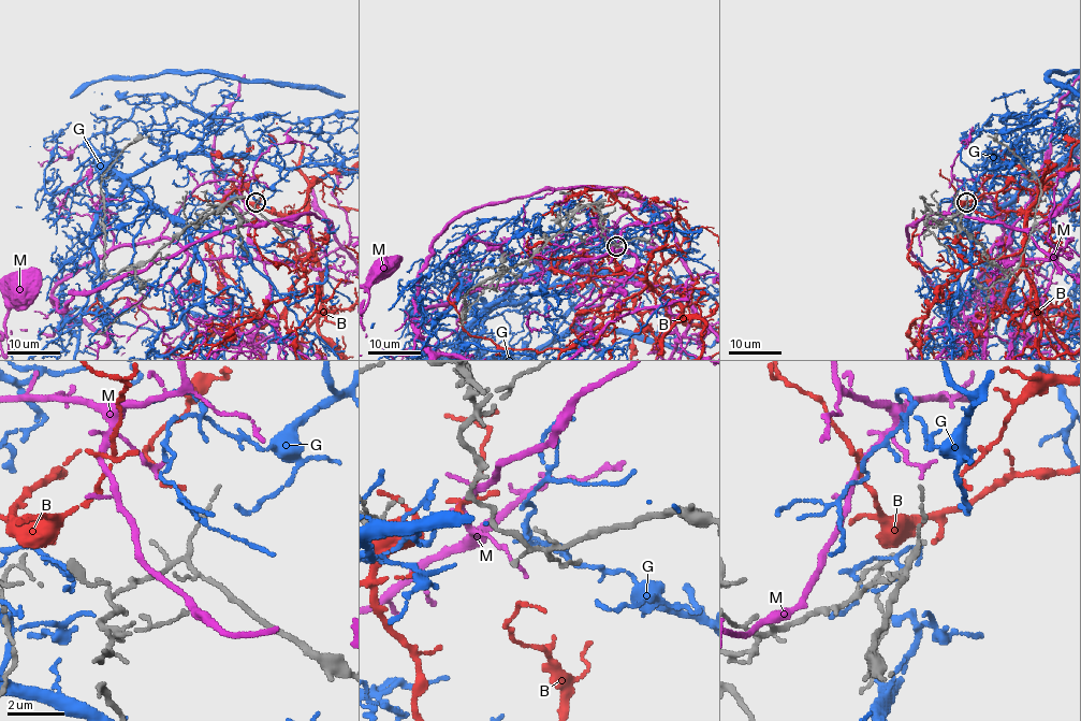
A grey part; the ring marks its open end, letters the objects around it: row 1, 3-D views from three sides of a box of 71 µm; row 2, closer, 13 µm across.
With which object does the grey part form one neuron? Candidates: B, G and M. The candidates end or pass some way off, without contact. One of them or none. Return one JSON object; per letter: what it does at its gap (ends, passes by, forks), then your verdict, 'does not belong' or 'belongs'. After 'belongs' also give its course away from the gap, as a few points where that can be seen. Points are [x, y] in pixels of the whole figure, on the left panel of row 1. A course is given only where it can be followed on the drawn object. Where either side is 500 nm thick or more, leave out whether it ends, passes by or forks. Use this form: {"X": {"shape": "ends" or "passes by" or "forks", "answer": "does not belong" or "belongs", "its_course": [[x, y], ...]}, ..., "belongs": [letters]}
{"B": {"shape": "ends", "answer": "does not belong"}, "G": {"shape": "ends", "answer": "does not belong"}, "M": {"shape": "ends", "answer": "does not belong"}, "belongs": []}

